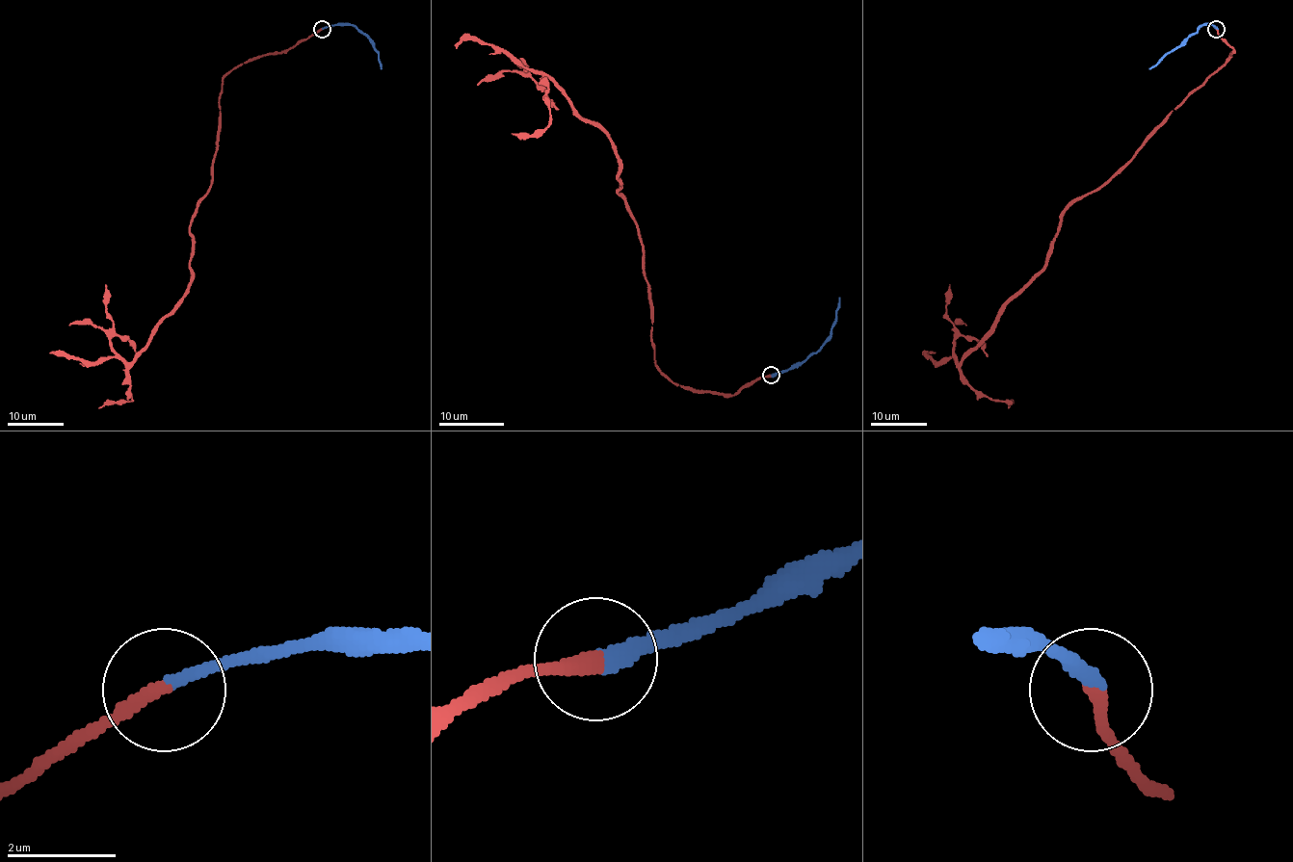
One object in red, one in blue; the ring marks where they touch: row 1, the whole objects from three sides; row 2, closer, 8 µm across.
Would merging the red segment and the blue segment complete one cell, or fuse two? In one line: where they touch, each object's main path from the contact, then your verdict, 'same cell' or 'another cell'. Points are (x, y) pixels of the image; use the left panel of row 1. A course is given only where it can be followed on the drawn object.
place (322, 29); course red (322, 29), (223, 78), (212, 183), (190, 226), (187, 295), (134, 358), (132, 399), (98, 407); course blue (322, 29), (353, 25), (374, 44), (381, 68); same cell

